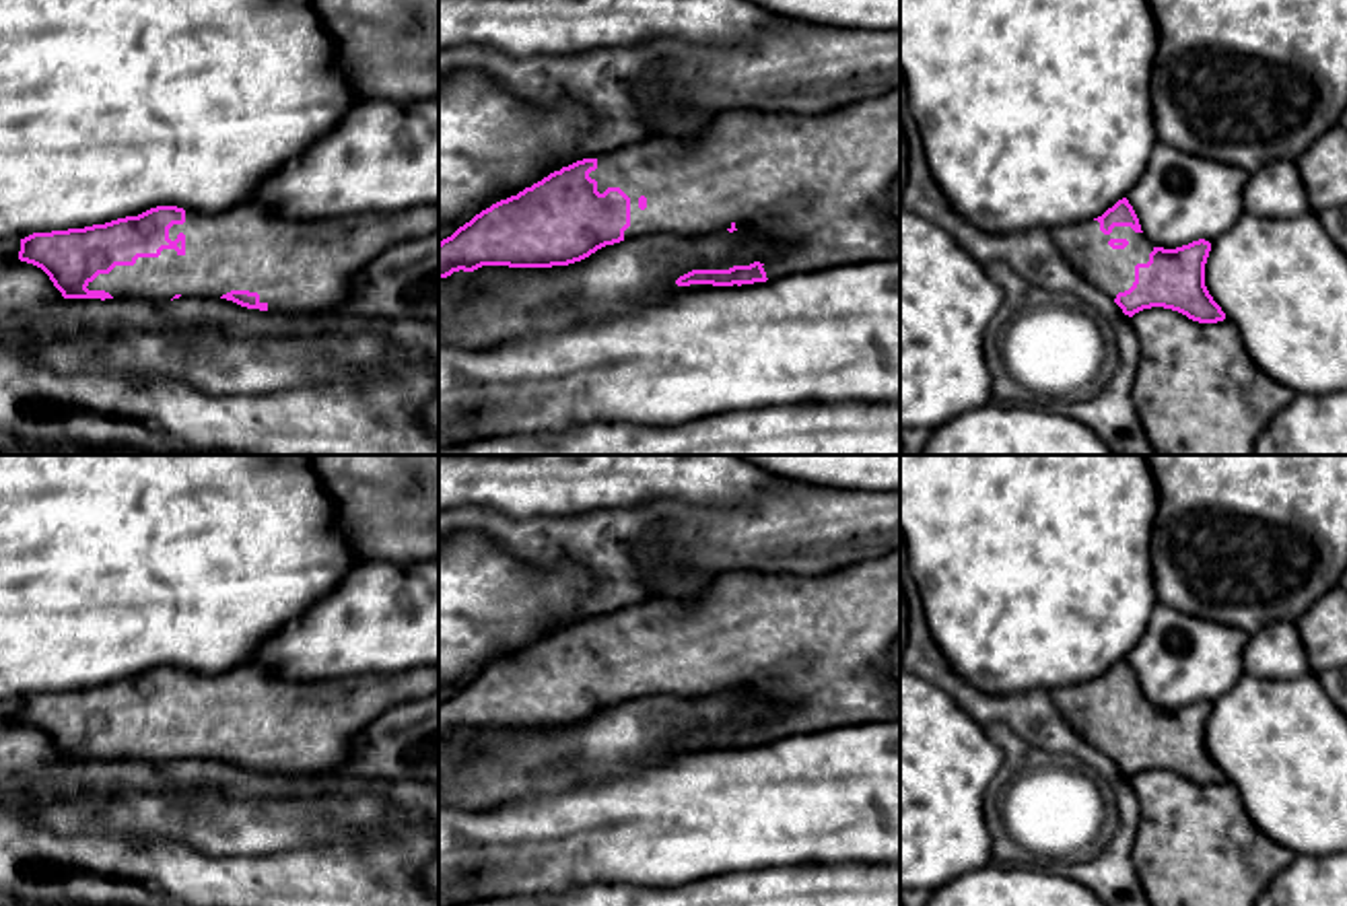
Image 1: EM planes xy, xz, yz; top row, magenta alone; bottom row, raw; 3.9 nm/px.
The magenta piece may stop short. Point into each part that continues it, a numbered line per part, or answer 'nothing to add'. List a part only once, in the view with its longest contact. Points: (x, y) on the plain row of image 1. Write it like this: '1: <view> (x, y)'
1: xy (293, 725)

